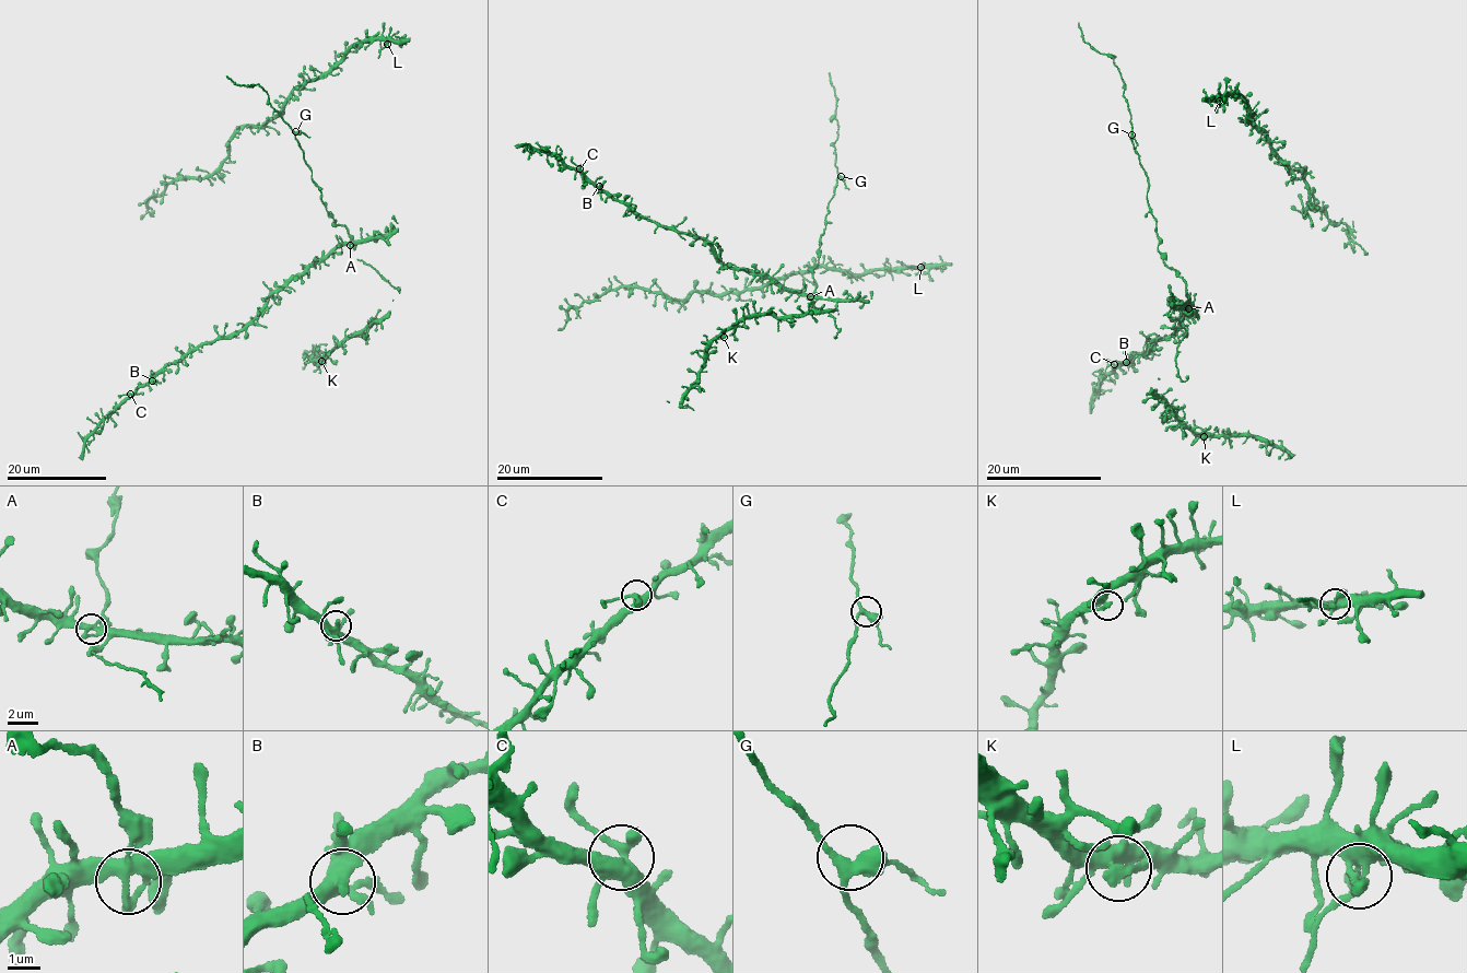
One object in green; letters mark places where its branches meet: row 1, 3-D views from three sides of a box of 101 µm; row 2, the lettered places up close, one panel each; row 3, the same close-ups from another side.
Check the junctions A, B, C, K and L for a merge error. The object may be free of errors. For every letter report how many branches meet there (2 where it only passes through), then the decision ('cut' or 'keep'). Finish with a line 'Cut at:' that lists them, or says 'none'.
A: 3 branches meet; keep
B: 3 branches meet; keep
C: 4 branches meet; keep
K: 3 branches meet; keep
L: 3 branches meet; keep
Cut at: none

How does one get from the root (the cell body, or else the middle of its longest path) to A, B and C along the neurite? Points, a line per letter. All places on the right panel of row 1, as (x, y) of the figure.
A: (1148, 201), (1157, 224), (1158, 250), (1165, 265), (1183, 278), (1189, 308)
B: (1148, 201), (1157, 224), (1158, 250), (1165, 265), (1183, 278), (1187, 303), (1194, 305), (1169, 336), (1126, 362)
C: (1148, 201), (1158, 250), (1183, 278), (1187, 303), (1194, 305), (1169, 336), (1114, 364)

